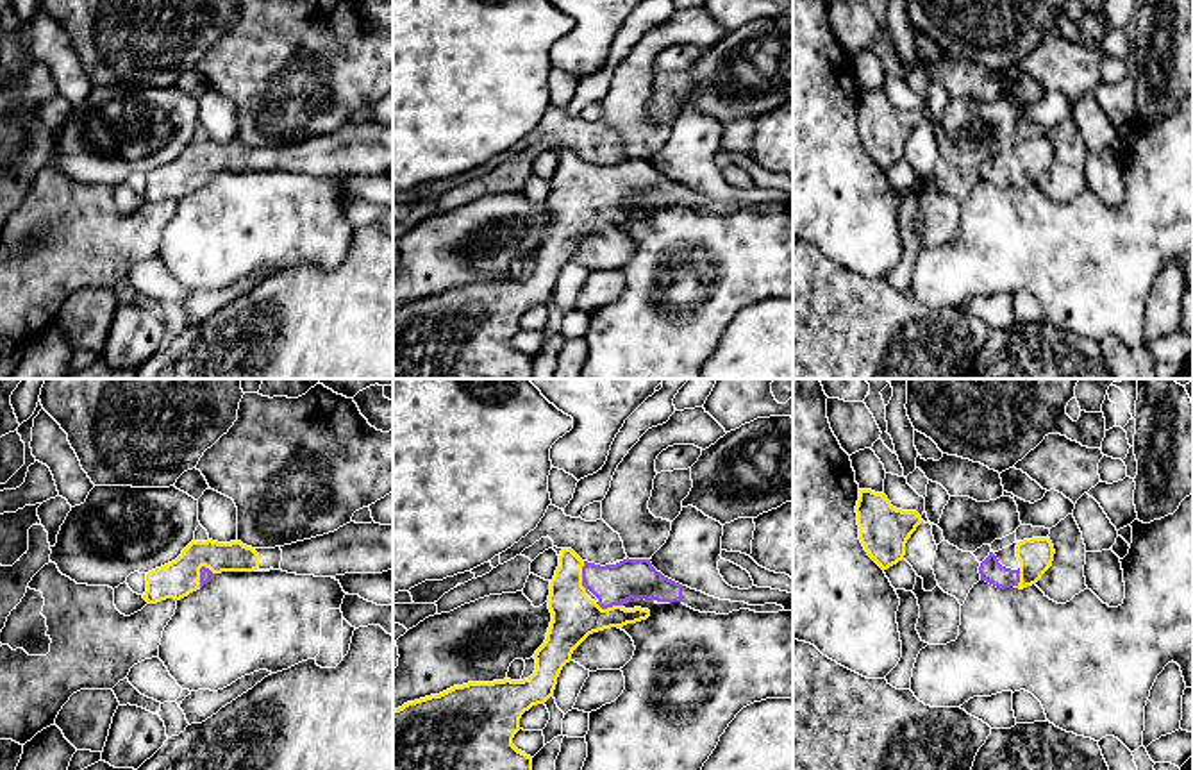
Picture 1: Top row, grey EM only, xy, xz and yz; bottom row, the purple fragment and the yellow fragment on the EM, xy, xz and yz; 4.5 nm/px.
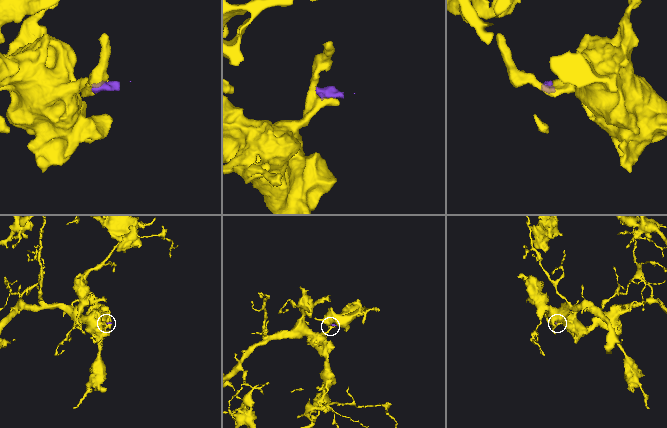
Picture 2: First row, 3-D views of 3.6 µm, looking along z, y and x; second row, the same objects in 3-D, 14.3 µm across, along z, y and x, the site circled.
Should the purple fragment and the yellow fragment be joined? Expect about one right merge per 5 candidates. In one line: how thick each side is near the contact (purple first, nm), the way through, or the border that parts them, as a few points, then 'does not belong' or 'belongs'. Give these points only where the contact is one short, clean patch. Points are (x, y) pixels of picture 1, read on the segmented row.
calibres 60 and 170 nm; way xy (206, 574), (200, 576), (183, 576), (177, 579); belongs

